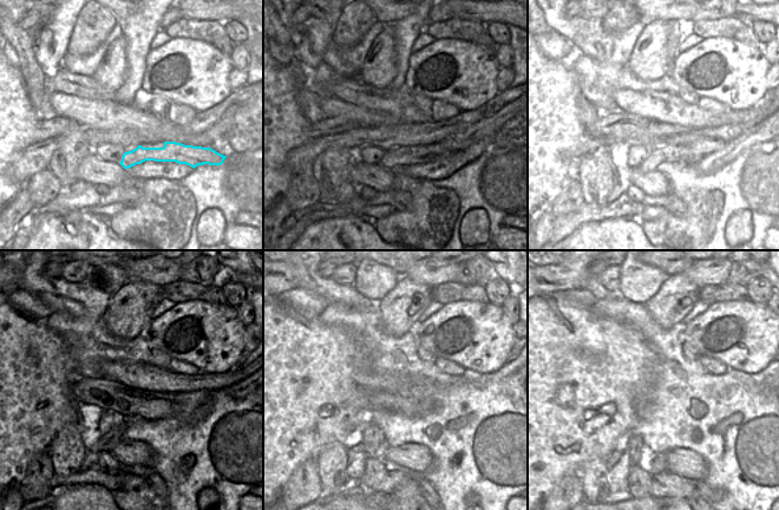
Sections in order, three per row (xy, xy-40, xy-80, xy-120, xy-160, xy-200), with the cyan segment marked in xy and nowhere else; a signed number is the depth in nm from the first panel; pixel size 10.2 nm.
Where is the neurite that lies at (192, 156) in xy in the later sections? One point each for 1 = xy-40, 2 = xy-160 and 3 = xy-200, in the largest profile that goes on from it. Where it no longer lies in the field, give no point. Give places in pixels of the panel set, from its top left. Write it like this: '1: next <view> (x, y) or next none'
1: next xy-40 (404, 156)
2: next xy-160 (373, 437)
3: next xy-200 (635, 442)

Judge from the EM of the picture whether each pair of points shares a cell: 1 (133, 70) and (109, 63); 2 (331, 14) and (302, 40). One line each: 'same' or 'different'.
1: different
2: same

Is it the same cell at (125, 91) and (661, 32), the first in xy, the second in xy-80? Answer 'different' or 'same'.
different

